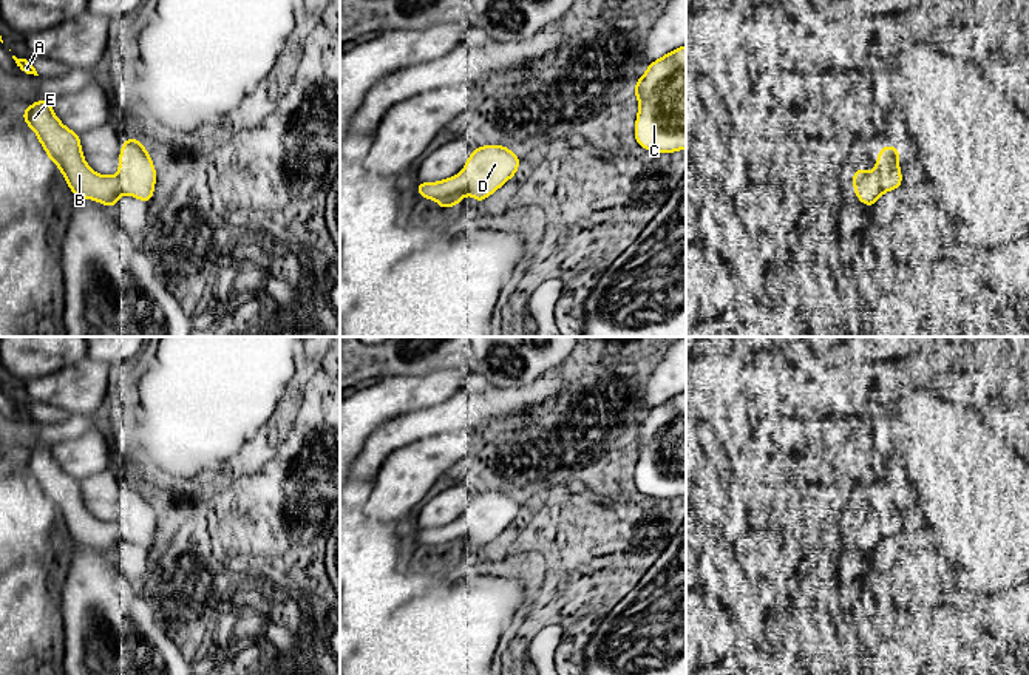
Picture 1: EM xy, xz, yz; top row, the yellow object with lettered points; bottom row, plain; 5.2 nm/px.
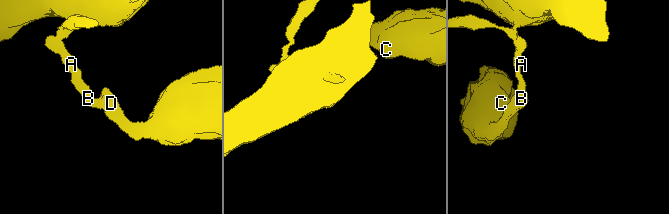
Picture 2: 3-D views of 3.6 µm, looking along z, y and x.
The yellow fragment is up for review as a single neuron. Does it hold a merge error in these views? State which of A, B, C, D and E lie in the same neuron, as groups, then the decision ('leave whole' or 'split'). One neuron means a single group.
groups A B C D E; leave whole

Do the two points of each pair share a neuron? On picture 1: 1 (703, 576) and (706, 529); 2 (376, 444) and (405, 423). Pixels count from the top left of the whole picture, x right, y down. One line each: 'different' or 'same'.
1: different
2: same

